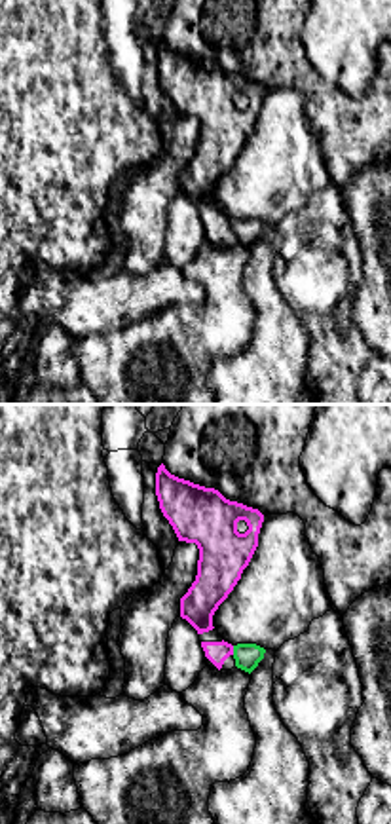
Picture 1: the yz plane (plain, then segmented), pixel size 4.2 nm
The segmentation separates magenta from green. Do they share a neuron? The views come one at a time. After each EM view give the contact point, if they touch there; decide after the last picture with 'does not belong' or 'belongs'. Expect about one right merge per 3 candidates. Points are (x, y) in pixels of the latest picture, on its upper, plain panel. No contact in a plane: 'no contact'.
contact (232, 224)

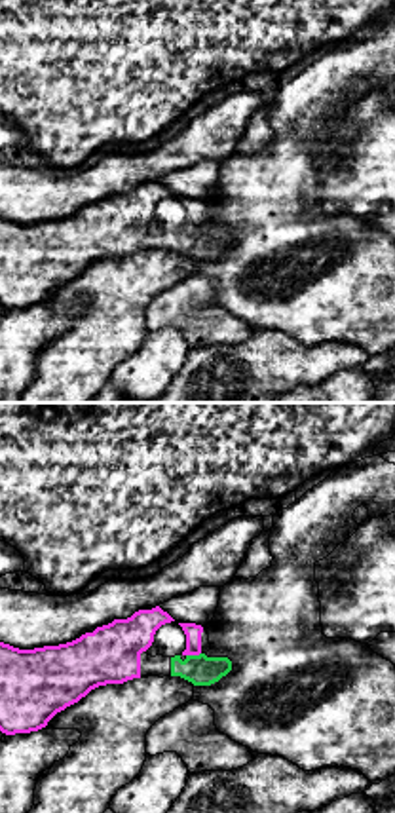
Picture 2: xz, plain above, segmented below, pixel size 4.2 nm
contact (192, 228)

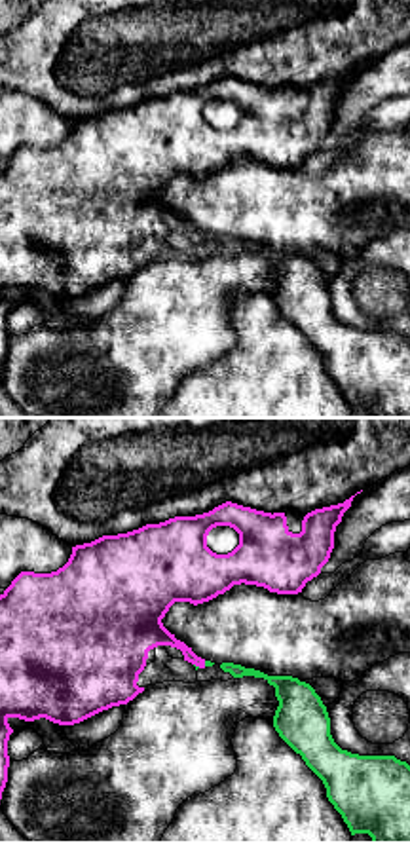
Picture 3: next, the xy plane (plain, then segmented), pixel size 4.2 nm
contact (198, 240)

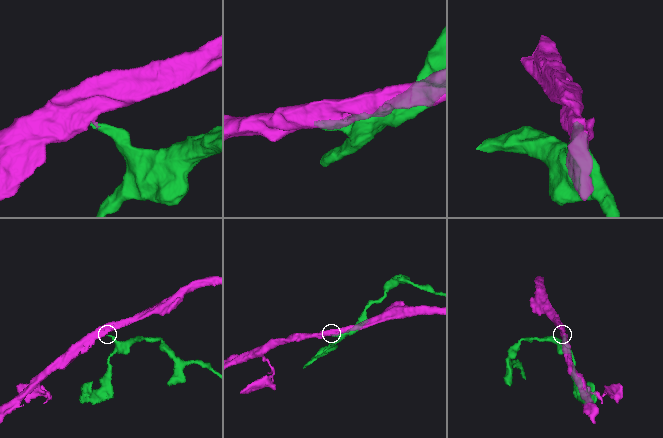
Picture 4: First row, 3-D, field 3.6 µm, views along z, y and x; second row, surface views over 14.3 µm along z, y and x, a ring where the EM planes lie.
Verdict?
belongs

